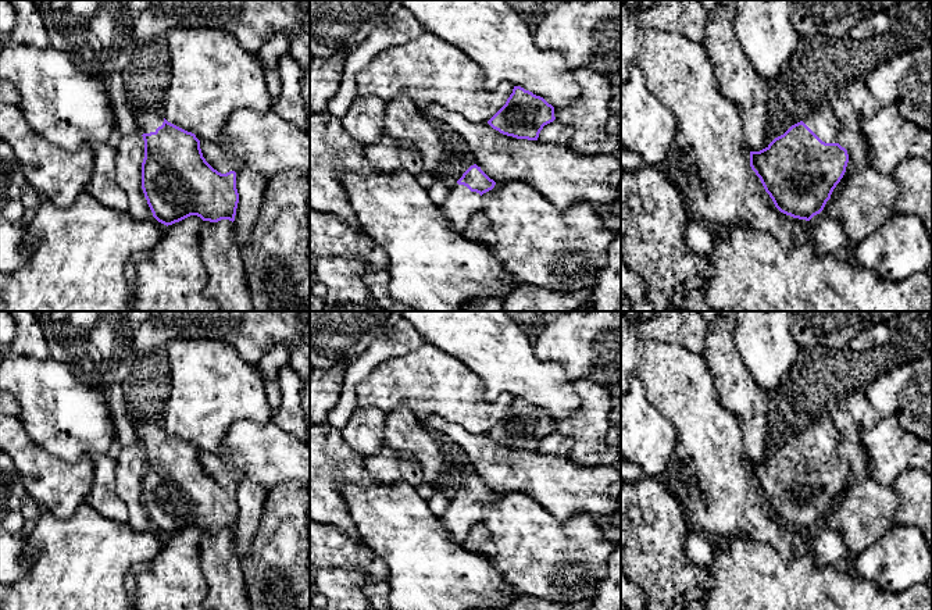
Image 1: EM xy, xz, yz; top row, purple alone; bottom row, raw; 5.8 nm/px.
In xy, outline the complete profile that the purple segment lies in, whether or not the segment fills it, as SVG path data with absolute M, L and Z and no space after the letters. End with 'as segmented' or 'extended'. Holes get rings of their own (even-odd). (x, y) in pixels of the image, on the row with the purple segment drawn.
M133 113L144 140L142 189L153 217L172 225L190 215L235 221L236 172L221 174L203 157L200 140L163 115Z; extended

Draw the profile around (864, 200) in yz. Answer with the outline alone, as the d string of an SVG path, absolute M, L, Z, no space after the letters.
M864 167L843 175L819 214L839 220L849 243L854 245L899 214L894 210L897 199L899 183L890 175Z

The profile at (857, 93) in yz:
M850 82L842 93L842 101L835 107L836 117L842 122L838 143L849 154L846 175L871 167L868 146L861 133L861 118L872 117L878 108L867 83L861 82Z

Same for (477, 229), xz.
M482 211L475 213L461 235L471 242L486 245L489 240L489 221Z

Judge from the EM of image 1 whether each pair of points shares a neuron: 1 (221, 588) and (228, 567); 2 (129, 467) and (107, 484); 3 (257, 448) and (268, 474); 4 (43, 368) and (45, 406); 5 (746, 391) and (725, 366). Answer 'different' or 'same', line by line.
1: same
2: different
3: same
4: same
5: same

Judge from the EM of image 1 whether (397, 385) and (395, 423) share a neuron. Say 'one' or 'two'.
two

